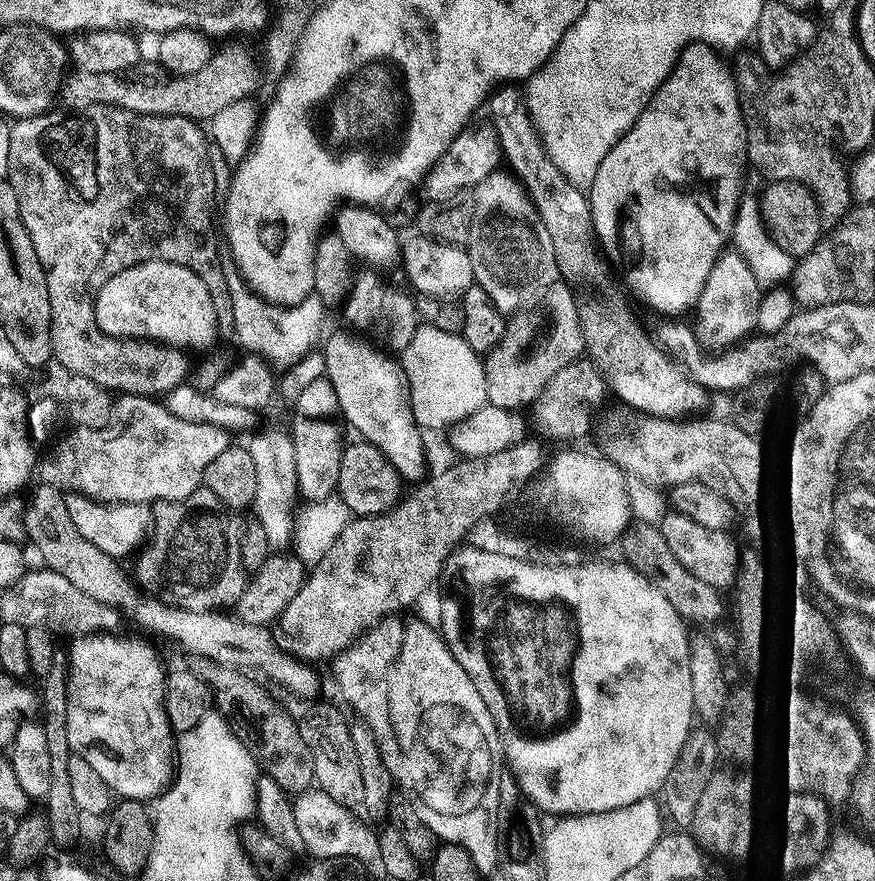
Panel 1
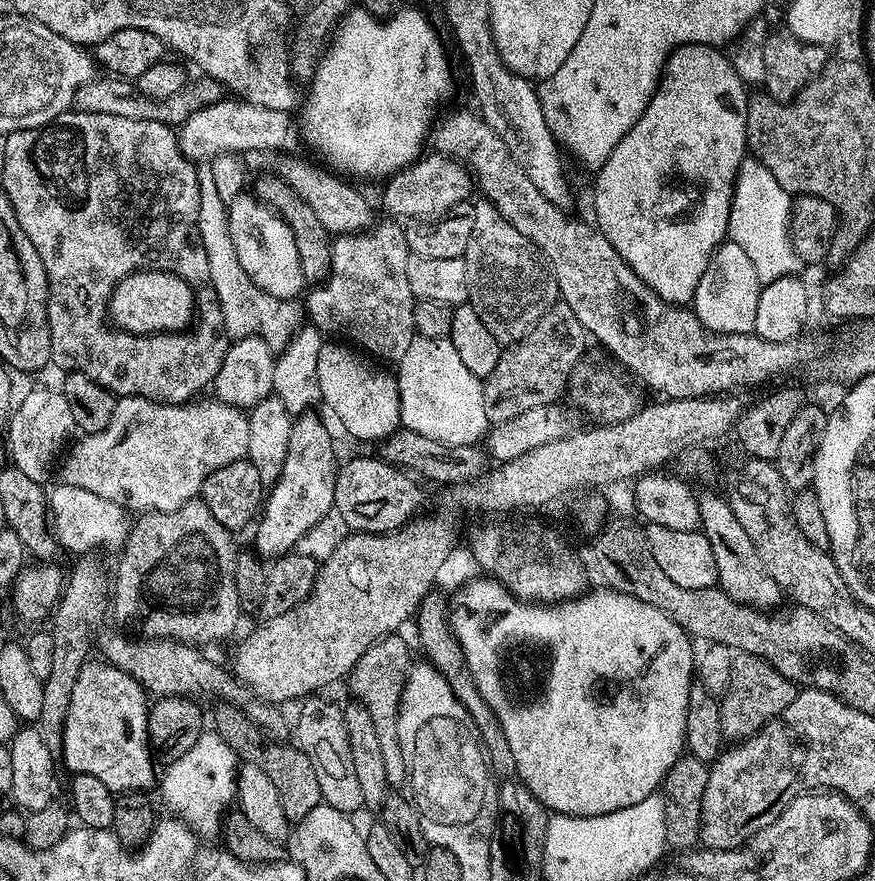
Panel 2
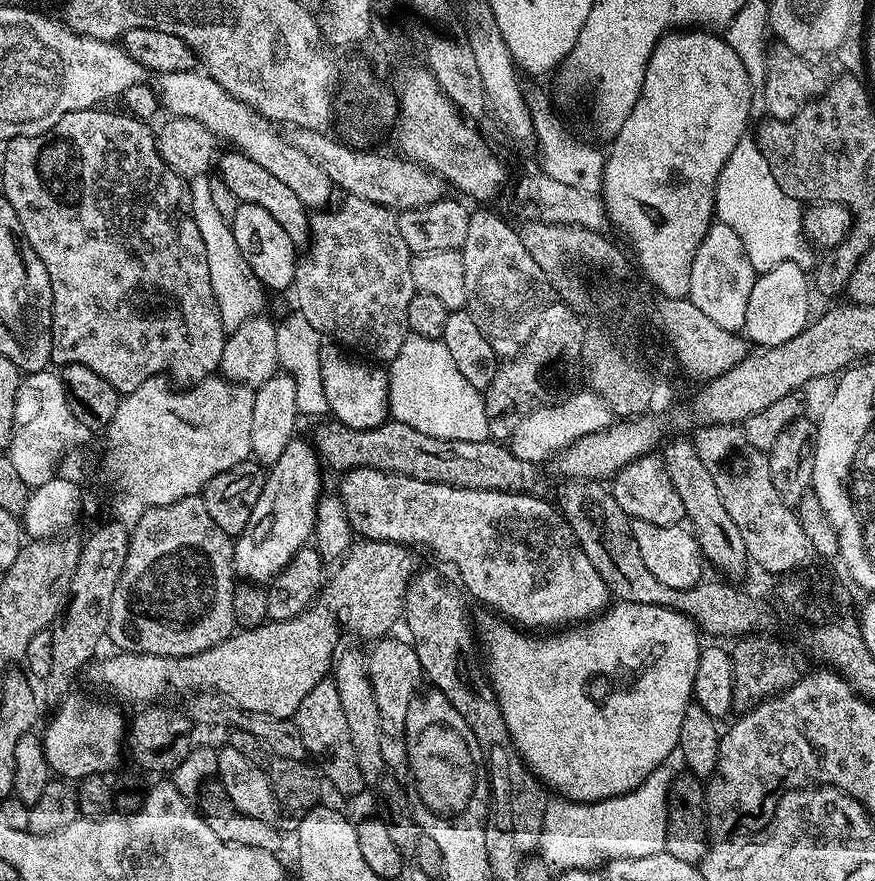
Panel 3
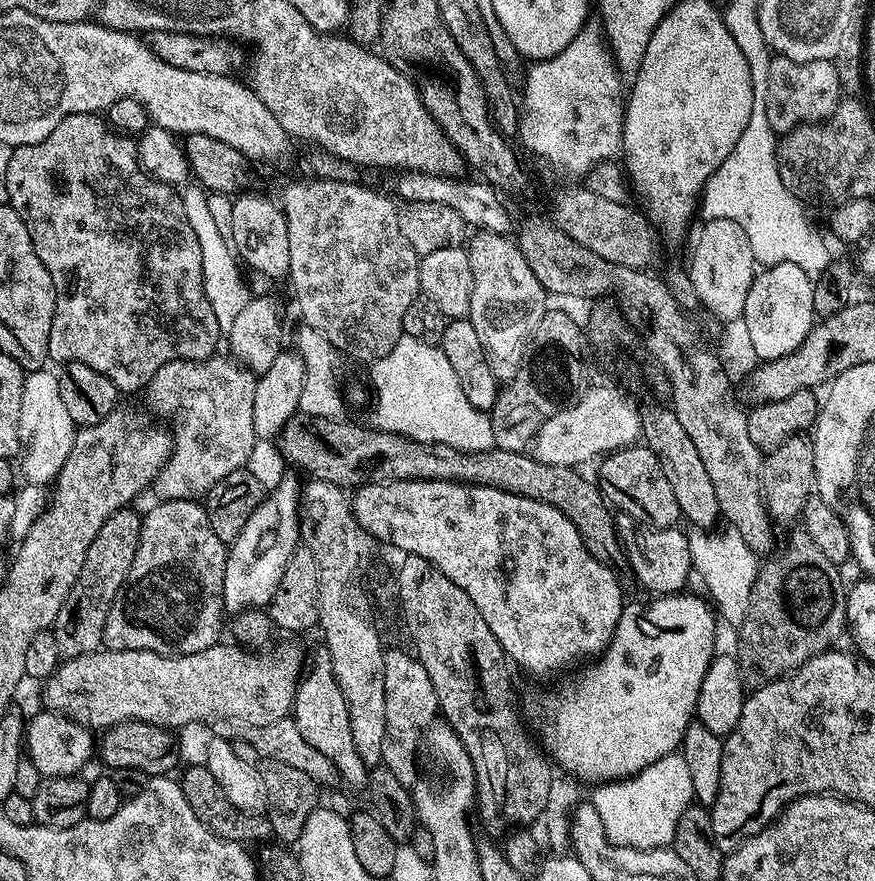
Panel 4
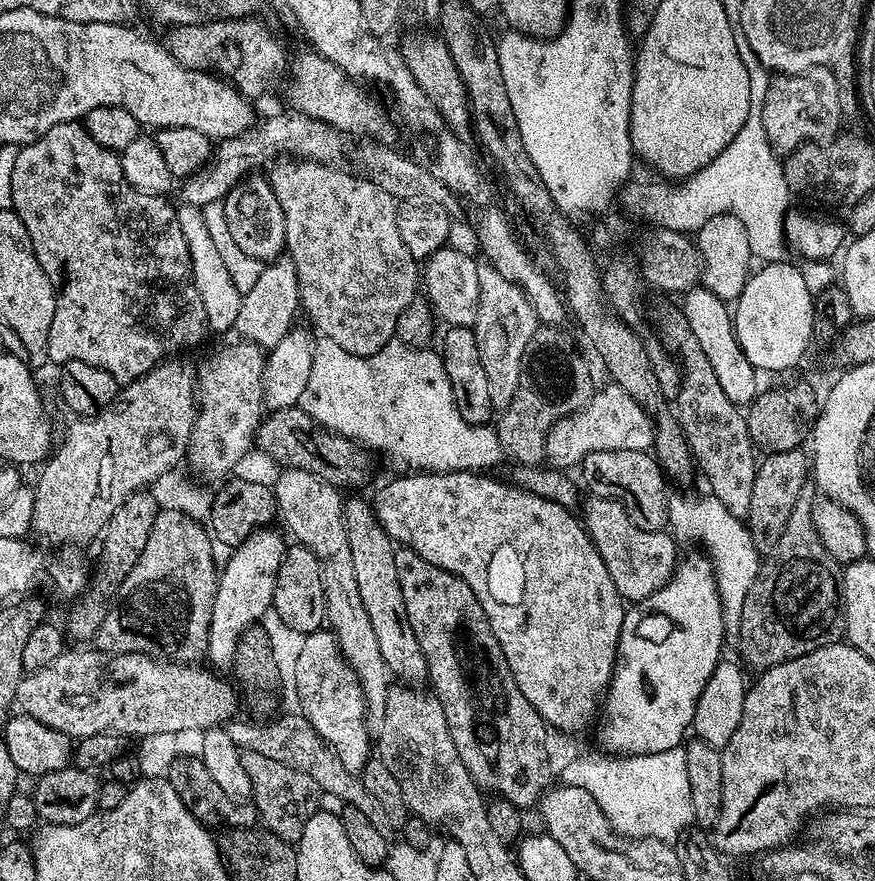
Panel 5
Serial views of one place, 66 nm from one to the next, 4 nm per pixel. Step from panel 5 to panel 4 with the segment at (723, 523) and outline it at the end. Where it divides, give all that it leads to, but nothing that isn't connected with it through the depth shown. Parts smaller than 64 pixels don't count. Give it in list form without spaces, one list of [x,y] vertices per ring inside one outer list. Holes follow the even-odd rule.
[[[730,526],[724,532],[716,531],[694,528],[687,533],[691,562],[693,571],[698,576],[702,575],[709,592],[707,595],[717,607],[719,615],[736,624],[740,622],[749,604],[749,594],[756,581],[760,561],[757,553],[750,550],[735,528]]]

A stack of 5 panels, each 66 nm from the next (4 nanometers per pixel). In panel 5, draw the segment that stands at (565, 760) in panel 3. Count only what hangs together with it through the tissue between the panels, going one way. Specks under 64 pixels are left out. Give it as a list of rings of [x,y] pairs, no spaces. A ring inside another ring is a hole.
[[[704,554],[688,556],[685,560],[683,557],[666,586],[650,594],[650,598],[635,601],[624,613],[616,665],[608,690],[602,697],[599,724],[600,744],[604,748],[601,749],[608,754],[641,756],[681,747],[692,726],[698,694],[702,694],[702,686],[706,686],[710,674],[714,674],[714,666],[722,659],[720,647],[724,640],[723,608],[712,563]]]

